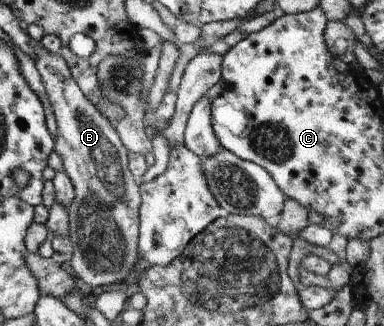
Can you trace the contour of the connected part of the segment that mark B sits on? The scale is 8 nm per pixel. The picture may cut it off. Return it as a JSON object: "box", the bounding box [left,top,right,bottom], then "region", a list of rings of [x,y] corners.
{"box":[30,42,141,290],"region":[[[30,42],[34,52],[34,64],[40,80],[46,91],[47,98],[52,108],[54,120],[56,120],[56,136],[54,136],[53,151],[60,156],[62,168],[73,186],[74,198],[68,208],[69,236],[73,248],[71,267],[74,274],[93,290],[108,286],[116,282],[125,282],[129,272],[135,266],[138,257],[138,209],[141,196],[139,185],[130,174],[127,167],[127,153],[125,146],[120,142],[119,136],[114,130],[113,124],[108,122],[93,104],[84,98],[84,94],[78,88],[72,78],[66,63],[58,53],[46,52],[37,42]]]}

